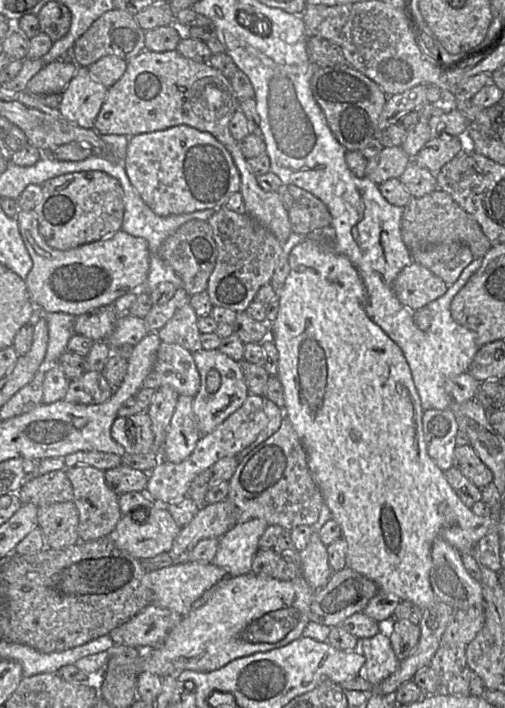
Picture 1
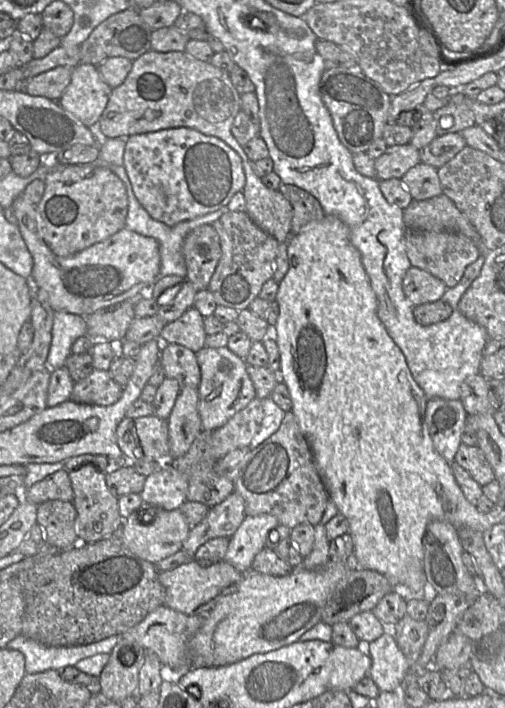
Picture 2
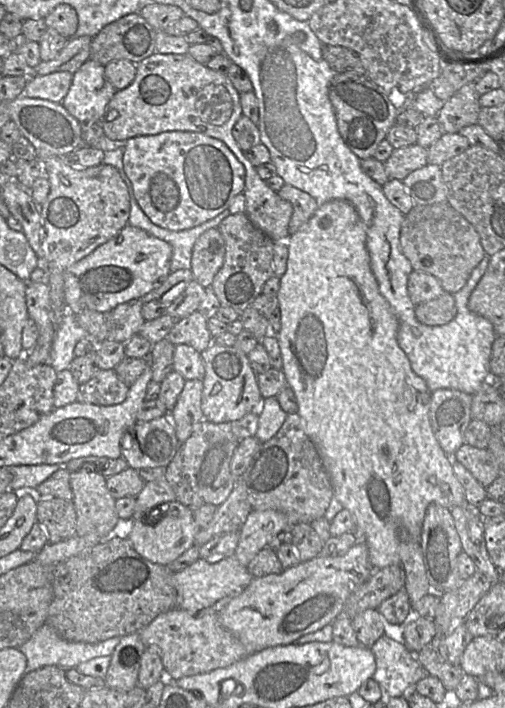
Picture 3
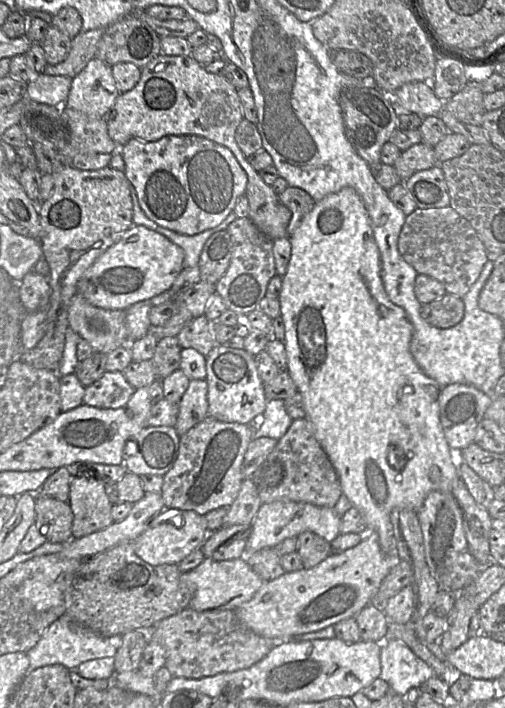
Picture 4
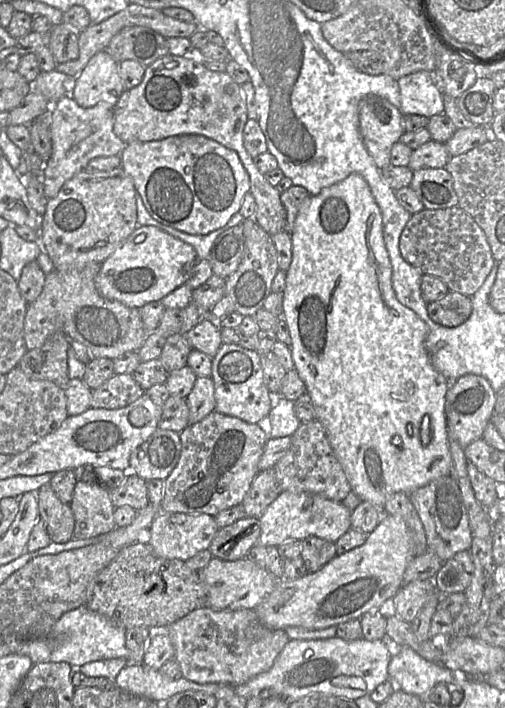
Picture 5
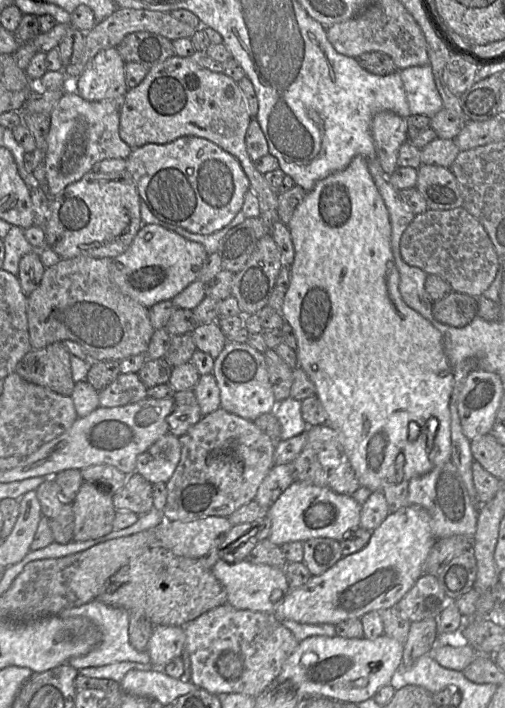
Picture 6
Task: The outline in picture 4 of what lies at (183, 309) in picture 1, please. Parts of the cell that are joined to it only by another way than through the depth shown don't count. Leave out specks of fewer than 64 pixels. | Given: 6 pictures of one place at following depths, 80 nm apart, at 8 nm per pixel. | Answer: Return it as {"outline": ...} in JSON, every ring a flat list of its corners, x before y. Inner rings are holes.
{"outline":[[204,315,194,318,176,336,180,346,193,348,205,357,217,345,213,332,213,323]]}

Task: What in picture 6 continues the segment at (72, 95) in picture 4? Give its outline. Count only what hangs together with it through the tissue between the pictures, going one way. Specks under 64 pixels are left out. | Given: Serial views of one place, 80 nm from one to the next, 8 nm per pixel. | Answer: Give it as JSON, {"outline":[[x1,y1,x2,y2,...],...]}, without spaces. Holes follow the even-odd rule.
{"outline":[[116,47,98,52,74,80,74,90,87,101,122,100,128,89,125,61]]}

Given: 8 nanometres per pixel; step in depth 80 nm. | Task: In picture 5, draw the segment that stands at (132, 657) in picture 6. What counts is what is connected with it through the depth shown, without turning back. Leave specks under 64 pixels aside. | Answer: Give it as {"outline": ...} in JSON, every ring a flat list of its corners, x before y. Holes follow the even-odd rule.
{"outline":[[87,606,66,612,53,626,53,651,48,662,67,662,76,669,89,662,113,658,129,658,126,647,126,629,104,616,90,610]]}

